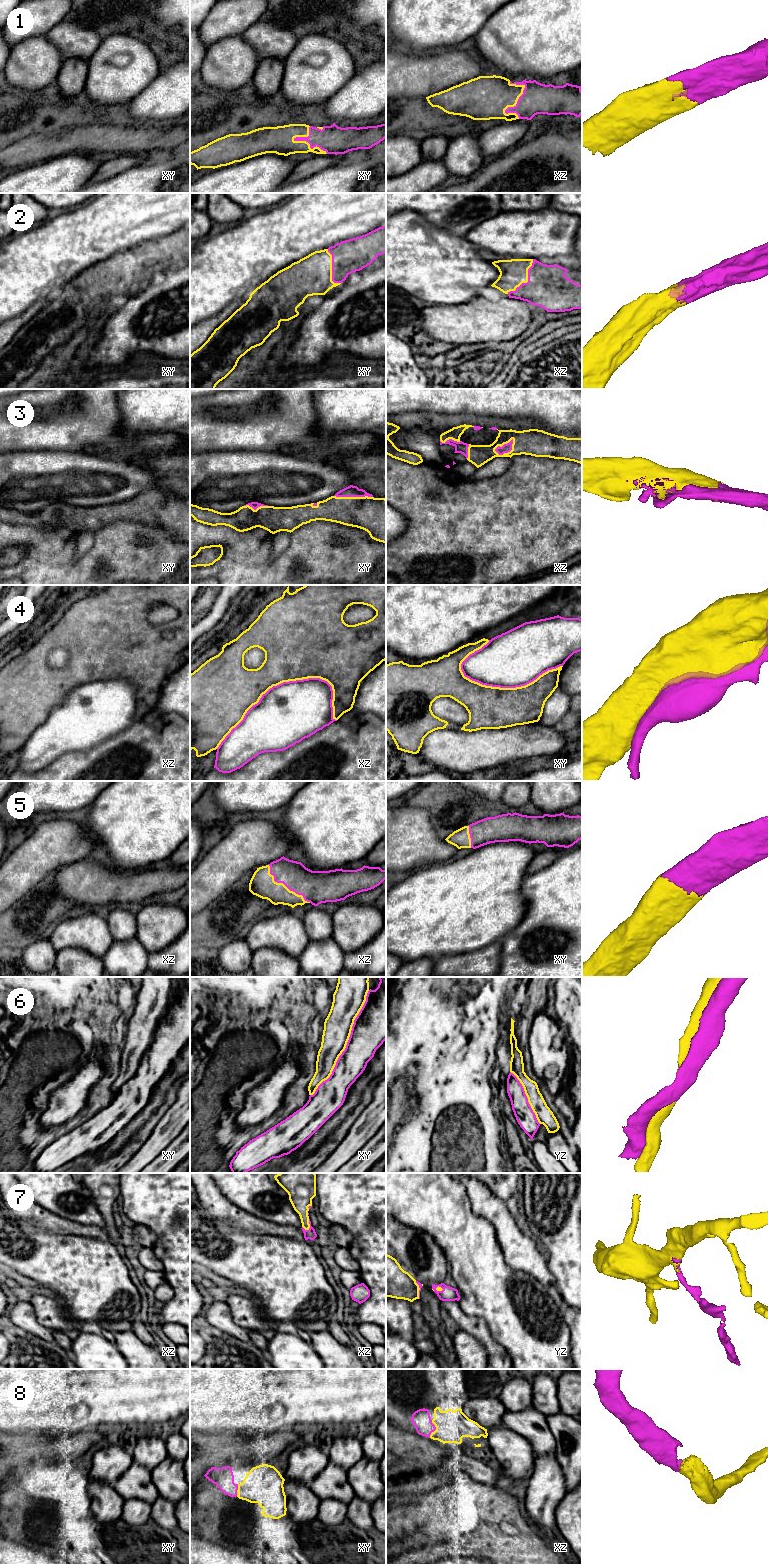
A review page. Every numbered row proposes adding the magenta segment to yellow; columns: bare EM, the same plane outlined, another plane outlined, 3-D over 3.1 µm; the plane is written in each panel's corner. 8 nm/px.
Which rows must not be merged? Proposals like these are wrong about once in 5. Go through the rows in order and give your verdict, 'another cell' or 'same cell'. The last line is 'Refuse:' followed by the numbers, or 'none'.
1: same cell
2: same cell
3: same cell
4: another cell
5: same cell
6: another cell
7: same cell
8: same cell
Refuse: 4, 6

